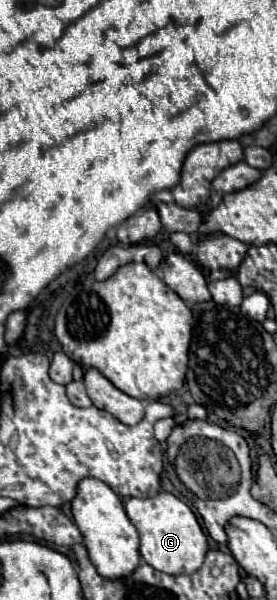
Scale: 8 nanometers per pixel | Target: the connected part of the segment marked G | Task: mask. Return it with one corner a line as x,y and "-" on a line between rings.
161,491
151,499
129,499
125,503
125,511
139,531
141,539
141,557
157,571
169,575
195,573
205,559
207,553
207,537
201,531
197,517
179,497
173,493

